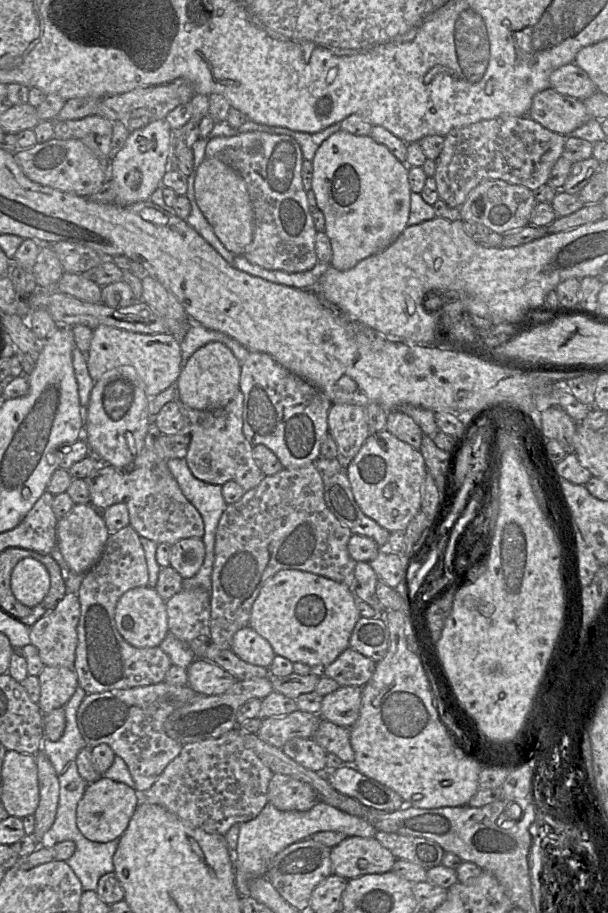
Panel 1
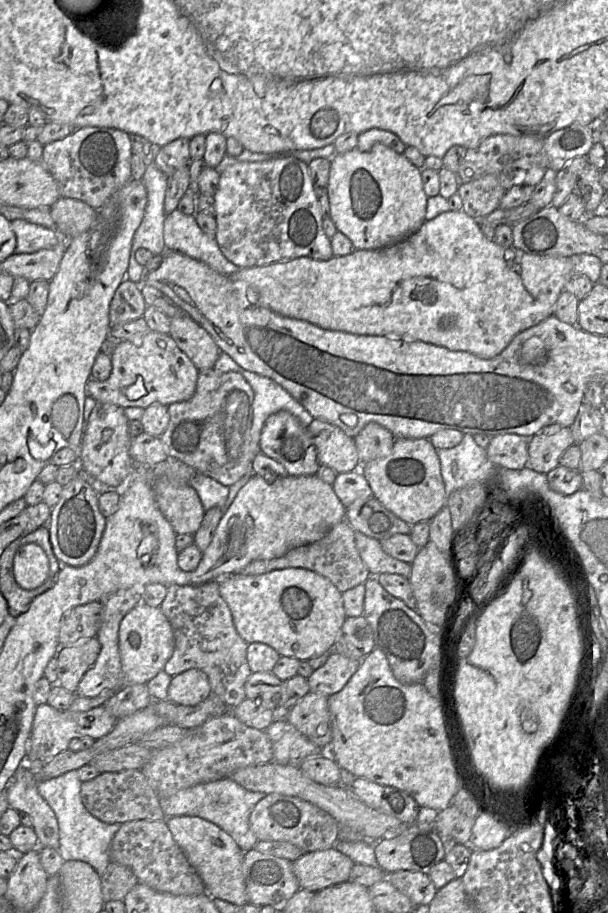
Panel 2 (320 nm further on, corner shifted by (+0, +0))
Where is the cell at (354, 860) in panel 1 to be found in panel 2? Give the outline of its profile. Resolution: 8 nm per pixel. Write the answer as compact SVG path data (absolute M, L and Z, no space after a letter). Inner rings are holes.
M335 848L304 853L292 862L301 889L318 892L349 880L354 862Z

